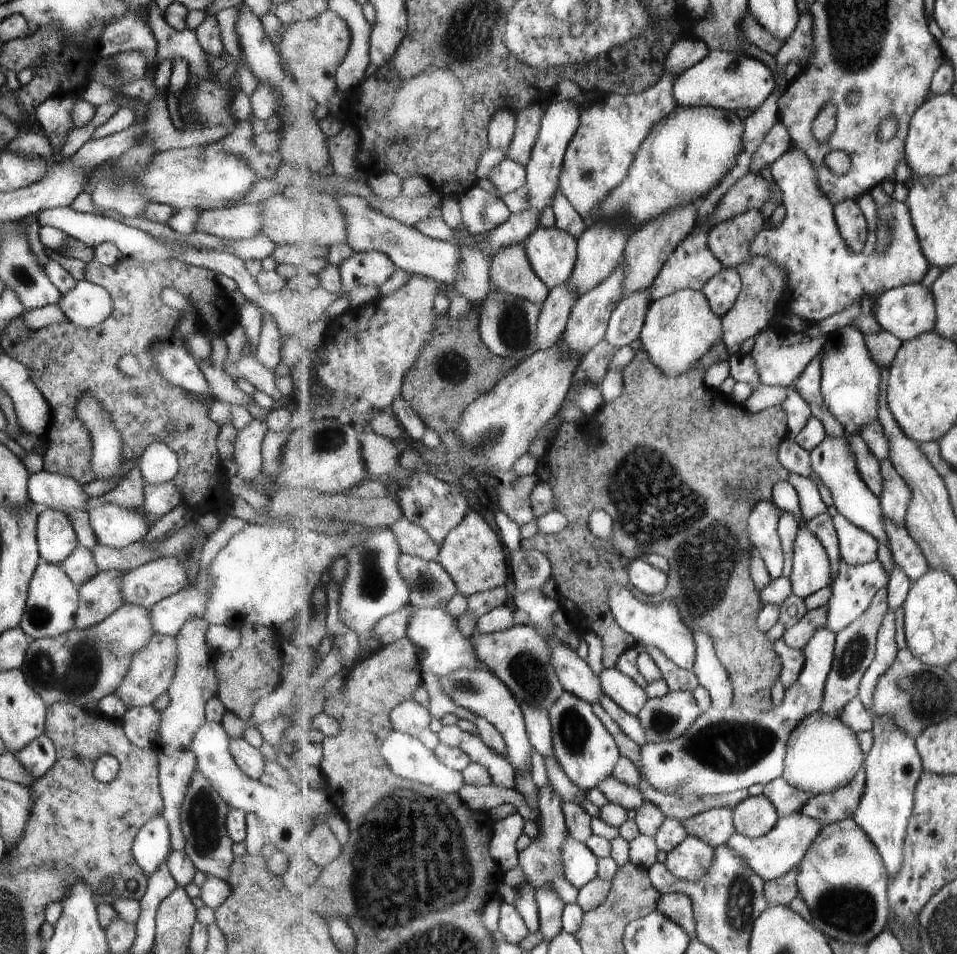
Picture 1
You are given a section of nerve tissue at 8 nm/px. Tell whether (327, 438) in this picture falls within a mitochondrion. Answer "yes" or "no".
yes

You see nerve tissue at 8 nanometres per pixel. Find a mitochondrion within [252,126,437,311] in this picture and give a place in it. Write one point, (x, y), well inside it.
(373, 158)

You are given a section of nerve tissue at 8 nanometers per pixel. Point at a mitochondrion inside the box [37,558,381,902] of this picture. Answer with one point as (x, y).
(202, 818)

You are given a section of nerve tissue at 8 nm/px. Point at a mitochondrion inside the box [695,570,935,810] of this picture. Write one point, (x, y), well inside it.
(856, 651)

